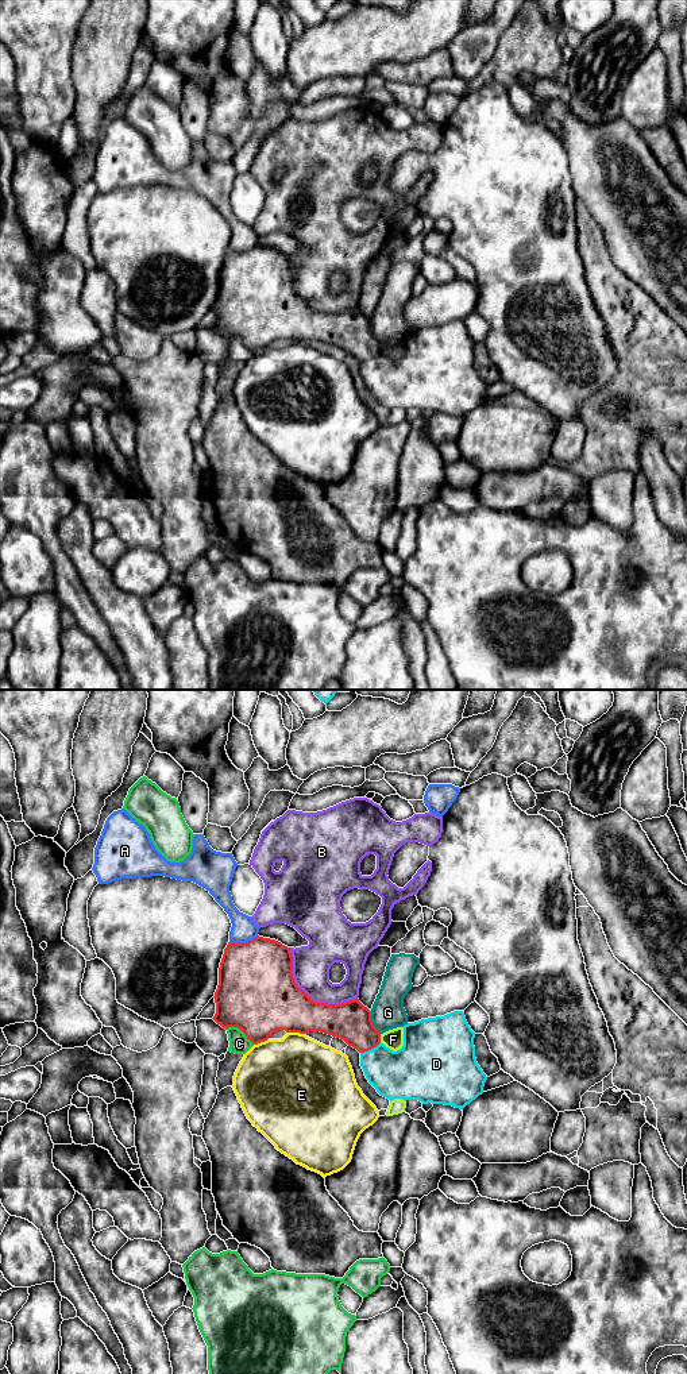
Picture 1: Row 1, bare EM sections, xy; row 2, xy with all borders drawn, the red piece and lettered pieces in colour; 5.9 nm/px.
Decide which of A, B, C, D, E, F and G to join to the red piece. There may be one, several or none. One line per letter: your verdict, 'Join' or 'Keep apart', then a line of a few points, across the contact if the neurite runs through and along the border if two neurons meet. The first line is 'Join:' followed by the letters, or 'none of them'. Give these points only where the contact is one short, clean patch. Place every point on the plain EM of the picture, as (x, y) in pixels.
Join: none of them
A: Keep apart
B: Keep apart
C: Keep apart
D: Keep apart
E: Keep apart
F: Keep apart. Line: xy (379, 343), (381, 351)
G: Keep apart

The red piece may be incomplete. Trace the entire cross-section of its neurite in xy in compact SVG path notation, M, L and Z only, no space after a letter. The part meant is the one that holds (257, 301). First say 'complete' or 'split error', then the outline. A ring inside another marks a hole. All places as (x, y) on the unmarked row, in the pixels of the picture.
complete | M258 244L246 252L228 251L219 277L219 294L213 305L216 323L212 328L225 339L240 337L254 354L267 350L278 339L300 343L320 340L343 348L359 362L381 352L371 320L359 308L341 313L316 312L297 296L292 279L290 256L275 248Z

